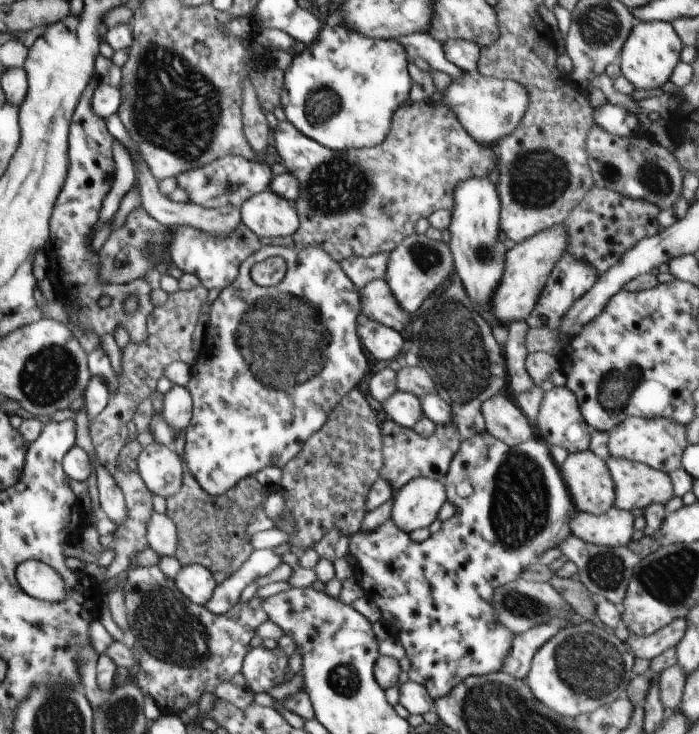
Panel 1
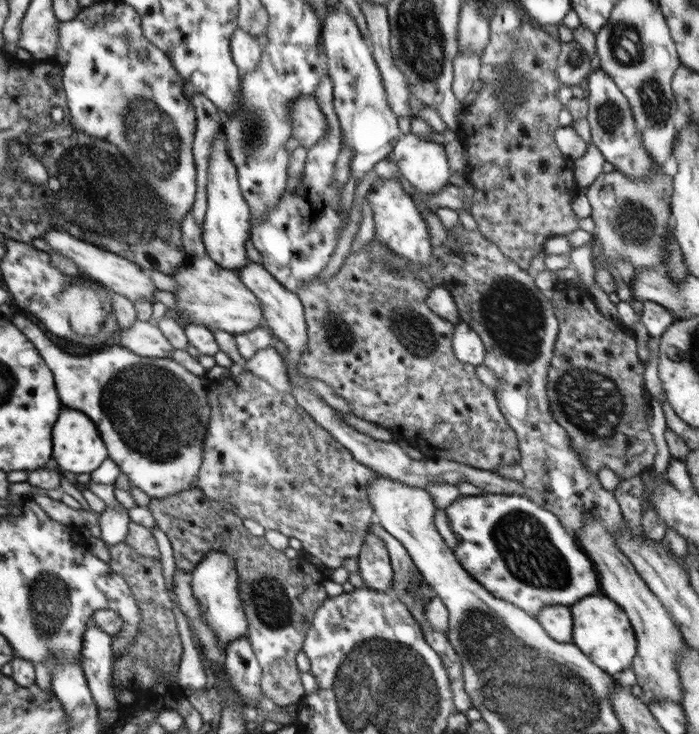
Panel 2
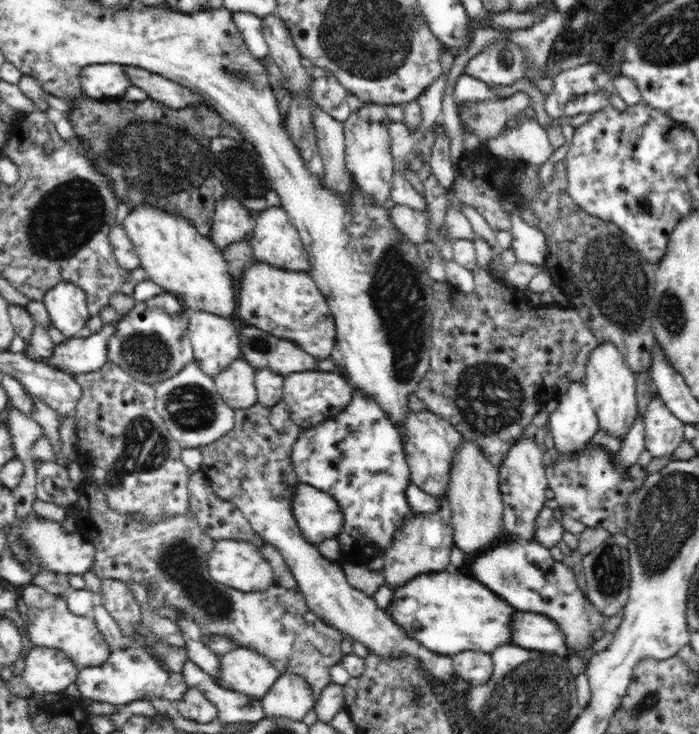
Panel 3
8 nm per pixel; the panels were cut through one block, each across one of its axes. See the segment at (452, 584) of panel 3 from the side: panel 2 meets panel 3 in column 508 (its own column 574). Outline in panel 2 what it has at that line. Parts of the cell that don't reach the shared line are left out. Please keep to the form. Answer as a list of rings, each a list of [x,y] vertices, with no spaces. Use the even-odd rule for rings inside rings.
[[[601,593],[587,596],[570,606],[572,643],[606,674],[617,676],[631,667],[636,657],[636,638],[626,613]]]

